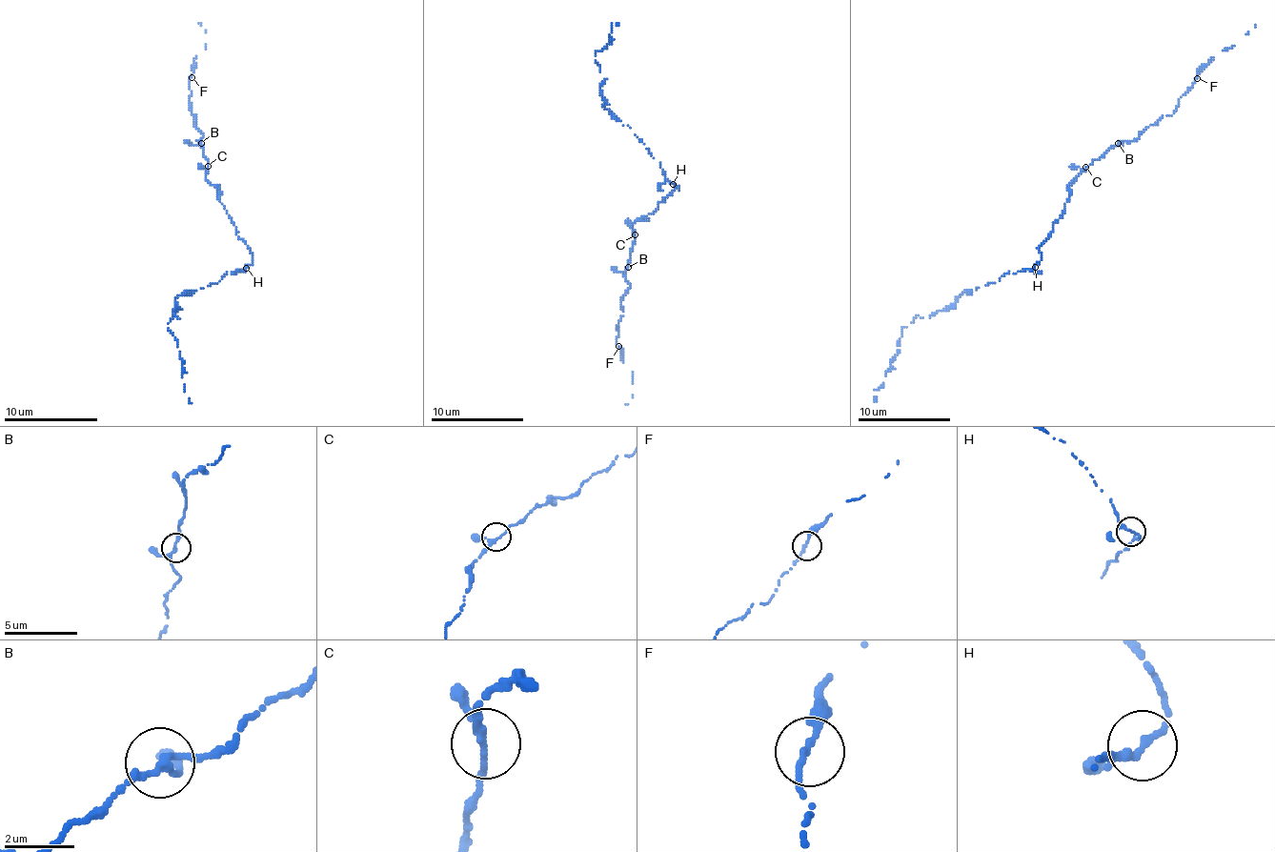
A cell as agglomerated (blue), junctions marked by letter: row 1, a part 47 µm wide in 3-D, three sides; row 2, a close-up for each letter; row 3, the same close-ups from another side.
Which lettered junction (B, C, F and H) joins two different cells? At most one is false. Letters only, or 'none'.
none

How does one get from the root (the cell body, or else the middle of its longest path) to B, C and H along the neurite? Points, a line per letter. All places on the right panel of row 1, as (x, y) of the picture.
B: (1046, 238), (1064, 209), (1069, 185), (1095, 159), (1100, 159), (1118, 143)
C: (1046, 238), (1064, 209), (1069, 185), (1085, 167)
H: (1046, 238), (1039, 246), (1042, 259), (1034, 267)

